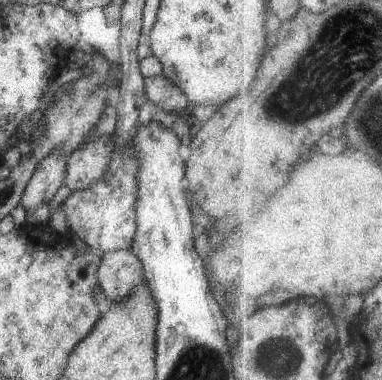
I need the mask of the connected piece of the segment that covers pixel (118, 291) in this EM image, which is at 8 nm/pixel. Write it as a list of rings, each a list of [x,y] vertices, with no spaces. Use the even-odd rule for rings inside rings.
[[[131,250],[102,254],[97,276],[99,288],[111,303],[127,300],[145,284],[142,264]]]

